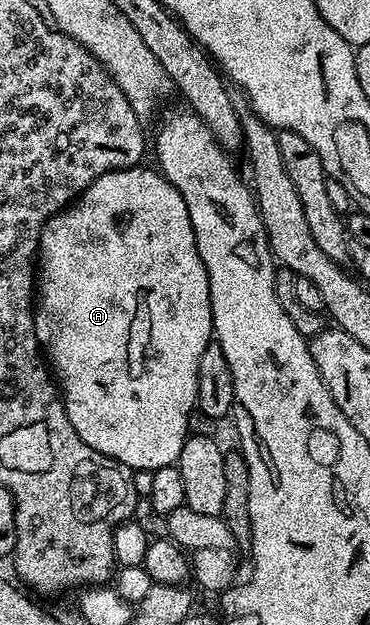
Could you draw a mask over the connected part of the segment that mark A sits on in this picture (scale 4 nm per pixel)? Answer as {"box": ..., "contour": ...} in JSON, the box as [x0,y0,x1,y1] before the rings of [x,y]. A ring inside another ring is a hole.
{"box":[34,167,214,472],"contour":[[[146,167],[112,170],[96,178],[96,182],[85,188],[73,204],[57,212],[46,222],[38,243],[34,329],[39,345],[48,357],[49,367],[56,373],[56,384],[60,389],[62,405],[66,407],[68,422],[72,422],[76,434],[80,434],[80,438],[84,438],[84,442],[88,442],[92,450],[112,458],[127,470],[153,472],[155,468],[177,465],[178,455],[188,435],[188,418],[198,403],[200,358],[207,346],[212,343],[214,315],[210,305],[208,274],[196,250],[196,238],[192,230],[192,218],[188,218],[188,206],[184,206],[180,190],[176,190],[176,186],[172,186],[172,182],[168,182],[161,171]]]}

